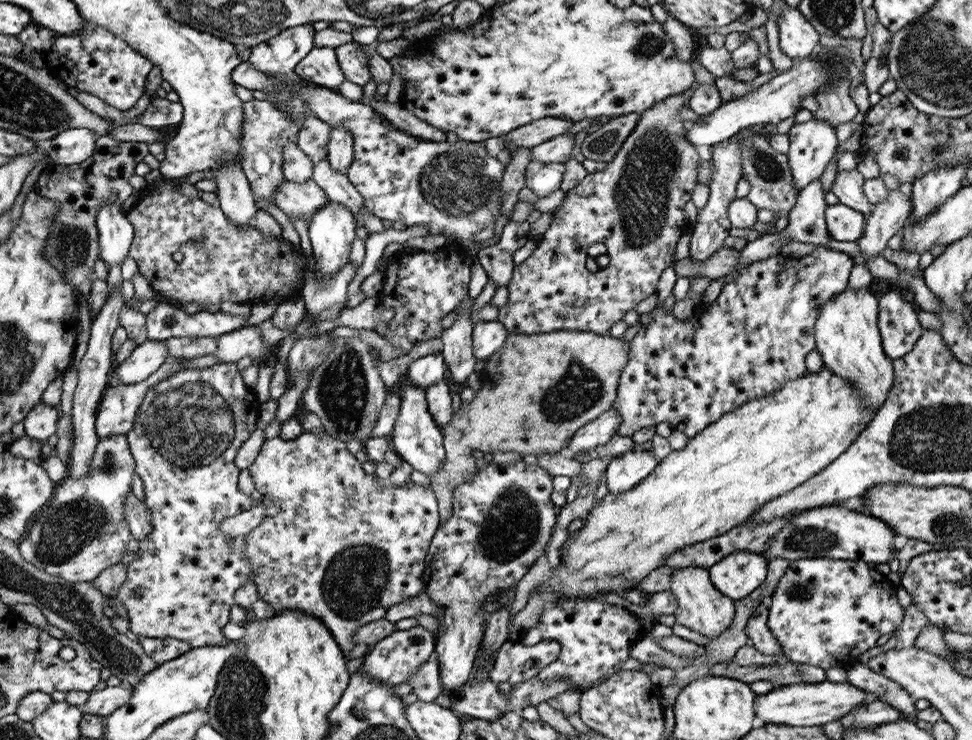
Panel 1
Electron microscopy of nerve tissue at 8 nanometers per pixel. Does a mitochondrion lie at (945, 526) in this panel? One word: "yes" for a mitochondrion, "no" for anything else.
yes

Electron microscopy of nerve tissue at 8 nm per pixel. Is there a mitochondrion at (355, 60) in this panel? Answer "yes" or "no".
no

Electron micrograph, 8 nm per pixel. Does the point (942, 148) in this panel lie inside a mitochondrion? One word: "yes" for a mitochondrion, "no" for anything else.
yes

